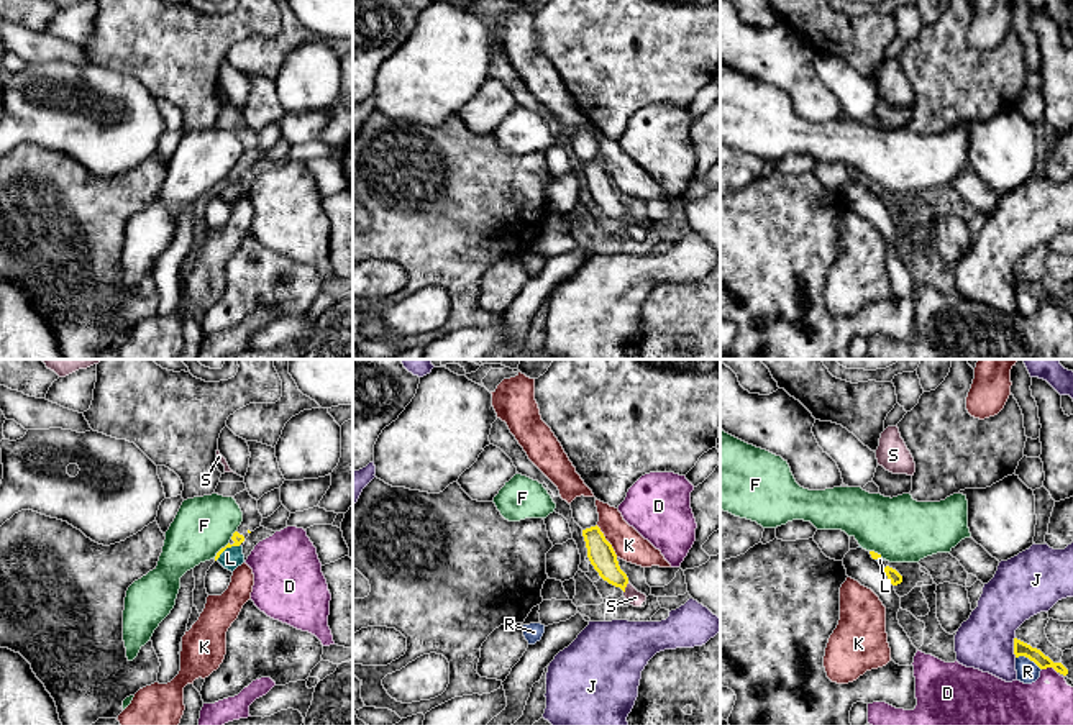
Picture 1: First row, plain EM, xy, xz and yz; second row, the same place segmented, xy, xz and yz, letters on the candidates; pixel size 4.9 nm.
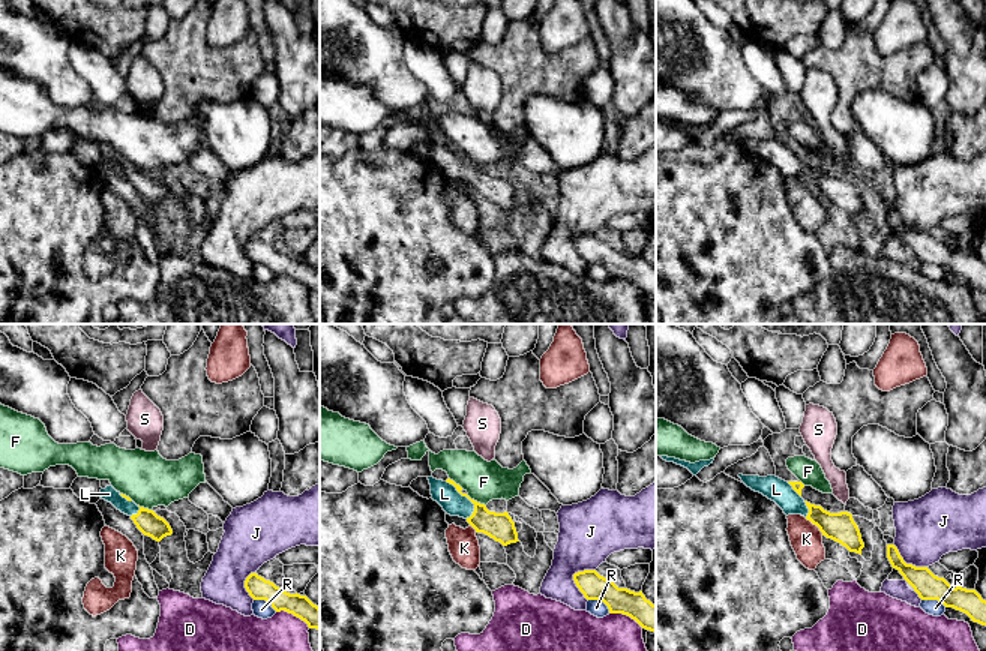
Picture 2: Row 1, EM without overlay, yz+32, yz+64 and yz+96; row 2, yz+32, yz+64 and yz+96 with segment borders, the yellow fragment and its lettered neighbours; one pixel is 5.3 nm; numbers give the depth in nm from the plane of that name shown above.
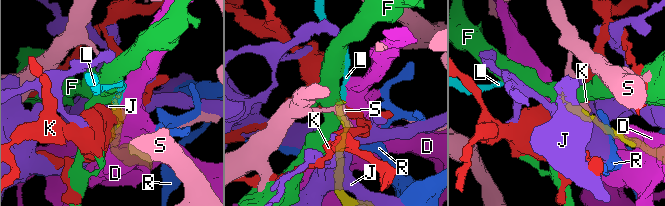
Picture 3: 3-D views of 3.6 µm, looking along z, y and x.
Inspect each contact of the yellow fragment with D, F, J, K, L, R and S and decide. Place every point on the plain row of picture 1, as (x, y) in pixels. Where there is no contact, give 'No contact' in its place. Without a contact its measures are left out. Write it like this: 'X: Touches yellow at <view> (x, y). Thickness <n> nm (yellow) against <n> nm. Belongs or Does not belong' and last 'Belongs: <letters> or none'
D: Touches yellow at yz (1050, 299). Thickness 70 nm (yellow) against 320 nm. Does not belong
F: Touches yellow at xy (220, 182). Thickness 50 nm (yellow) against 280 nm. Does not belong
J: Touches yellow at yz (1014, 279). Thickness 70 nm (yellow) against 280 nm. Does not belong
K: Touches yellow at xz (607, 174). Thickness 130 nm (yellow) against 160 nm. Does not belong
L: Touches yellow at xy (227, 179). Thickness 50 nm (yellow) against 100 nm. Belongs
R: Touches yellow at yz (1029, 291). Thickness 70 nm (yellow) against 110 nm. Does not belong
S: Touches yellow at xz (625, 218). Thickness 130 nm (yellow) against 70 nm. Does not belong
Belongs: L

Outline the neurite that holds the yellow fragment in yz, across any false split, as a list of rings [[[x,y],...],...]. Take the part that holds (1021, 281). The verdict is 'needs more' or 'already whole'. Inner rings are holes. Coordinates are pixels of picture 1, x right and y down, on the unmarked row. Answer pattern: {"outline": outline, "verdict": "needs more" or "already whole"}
{"outline": [[[1014,271],[1014,287],[1016,290],[1025,289],[1034,294],[1040,302],[1053,300],[1057,305],[1066,308],[1068,302],[1062,295],[1053,295],[1040,282],[1032,280],[1030,277]]], "verdict": "already whole"}

